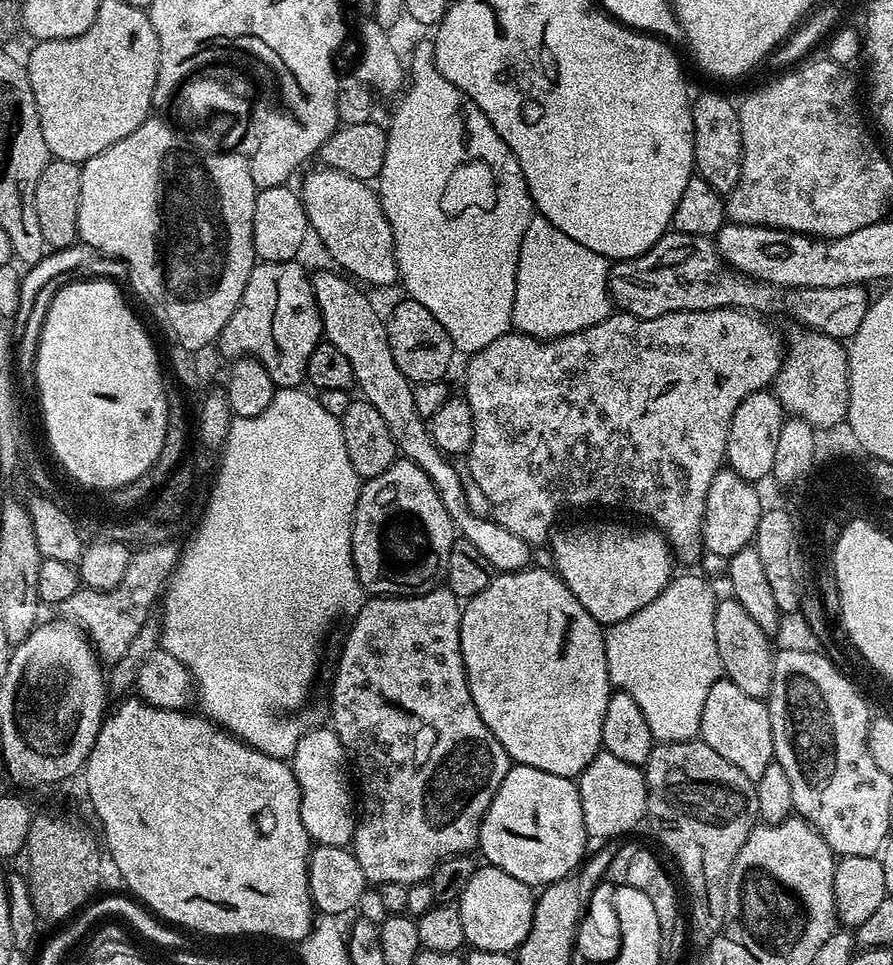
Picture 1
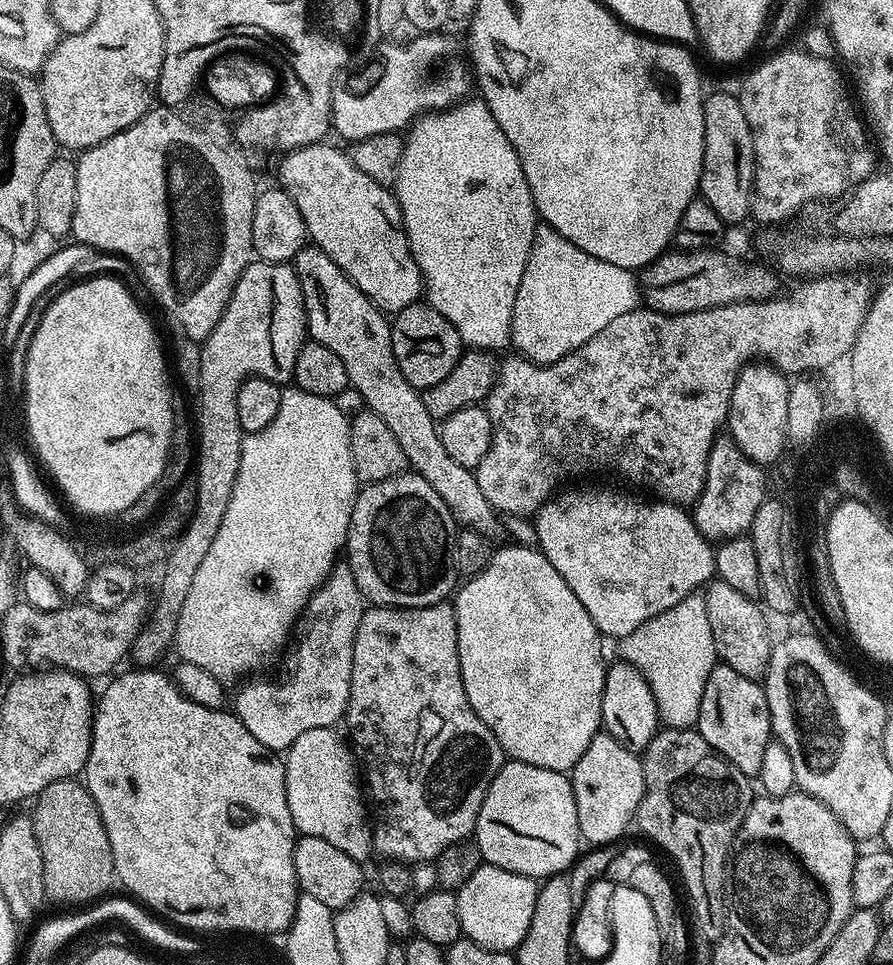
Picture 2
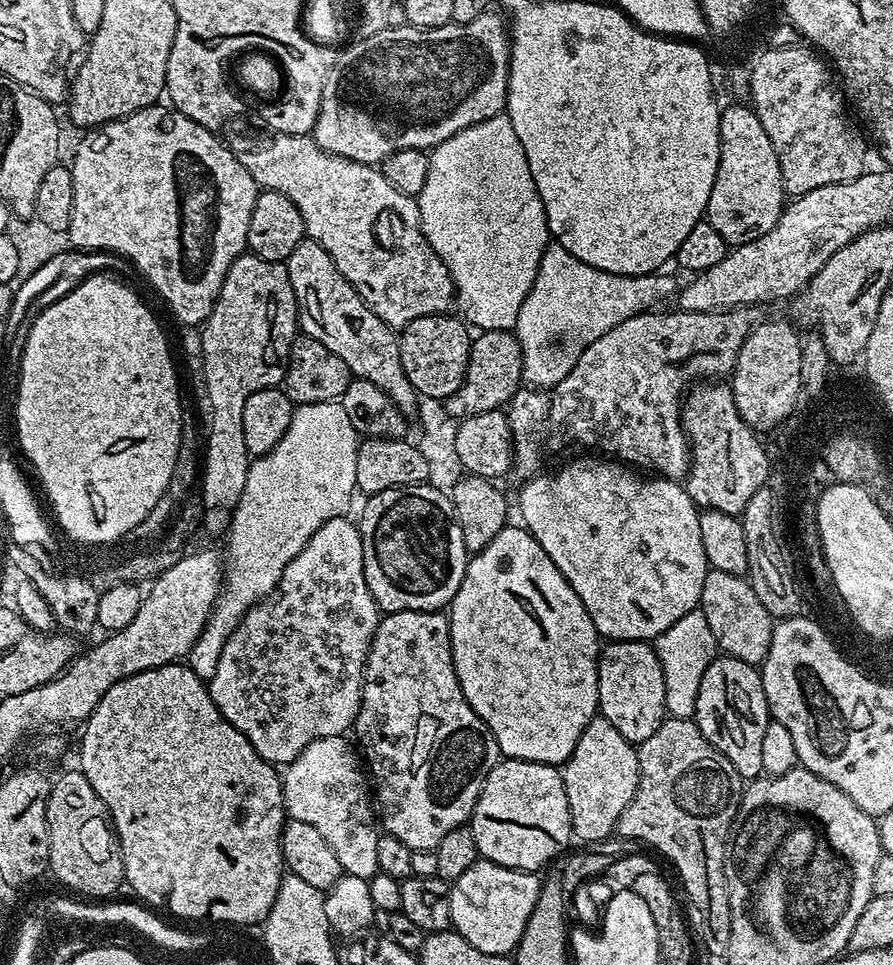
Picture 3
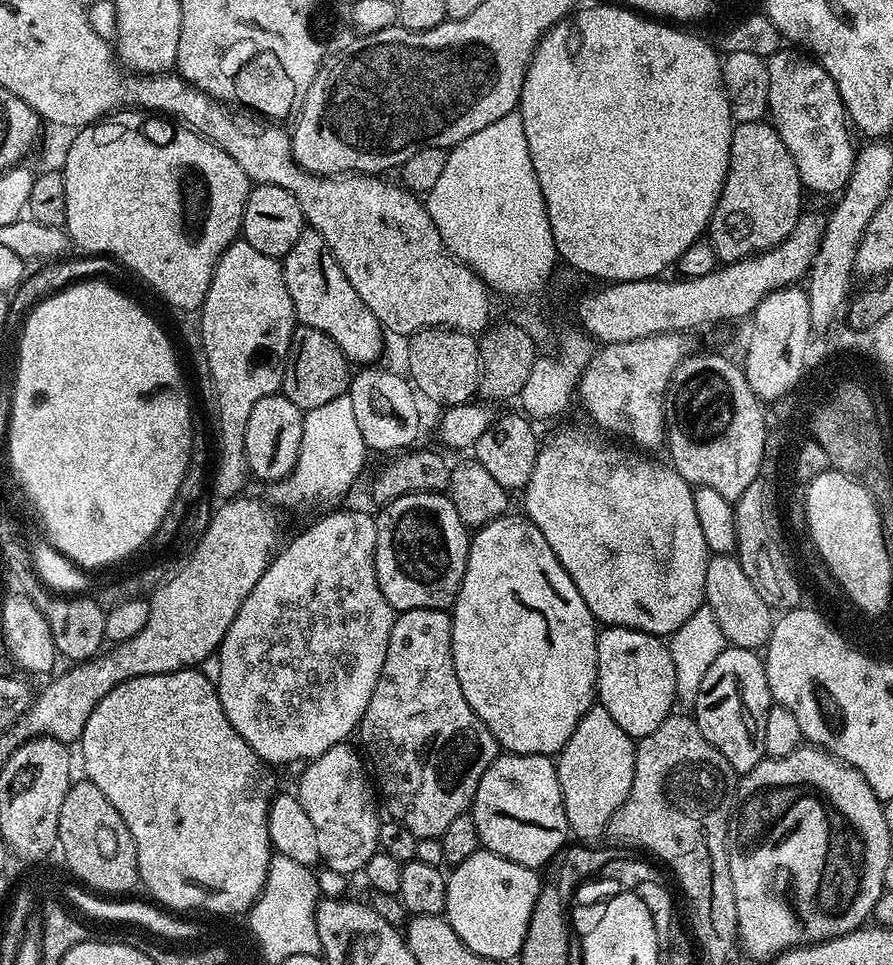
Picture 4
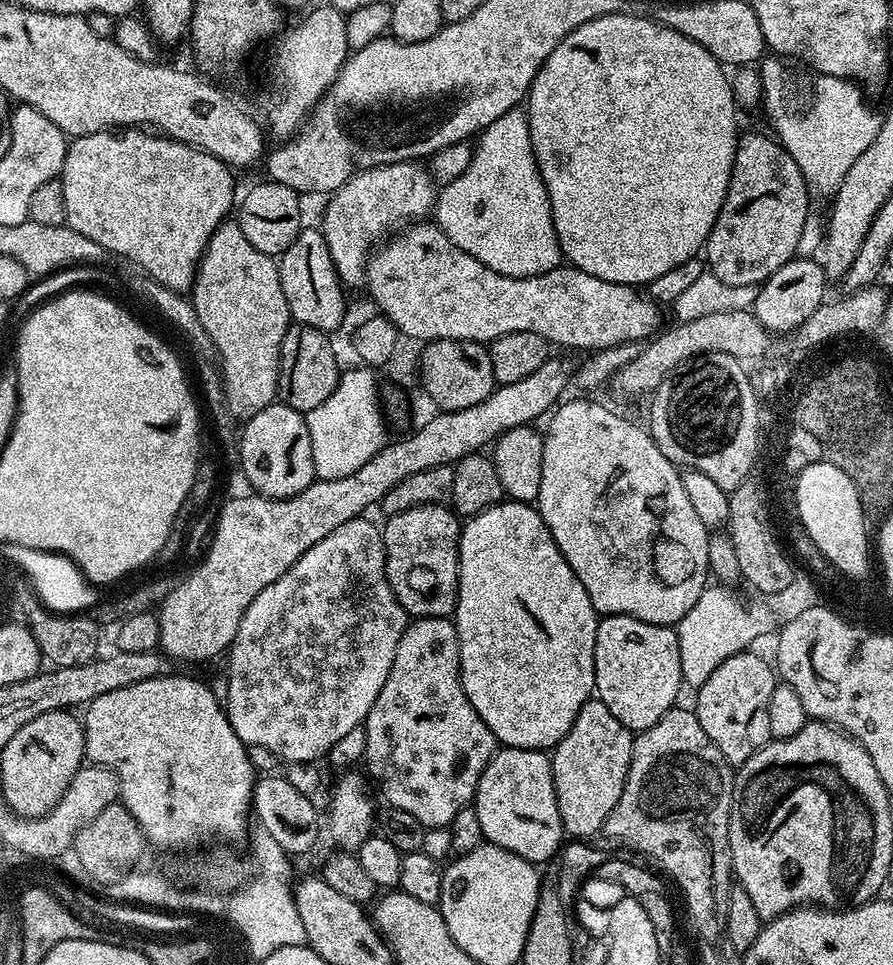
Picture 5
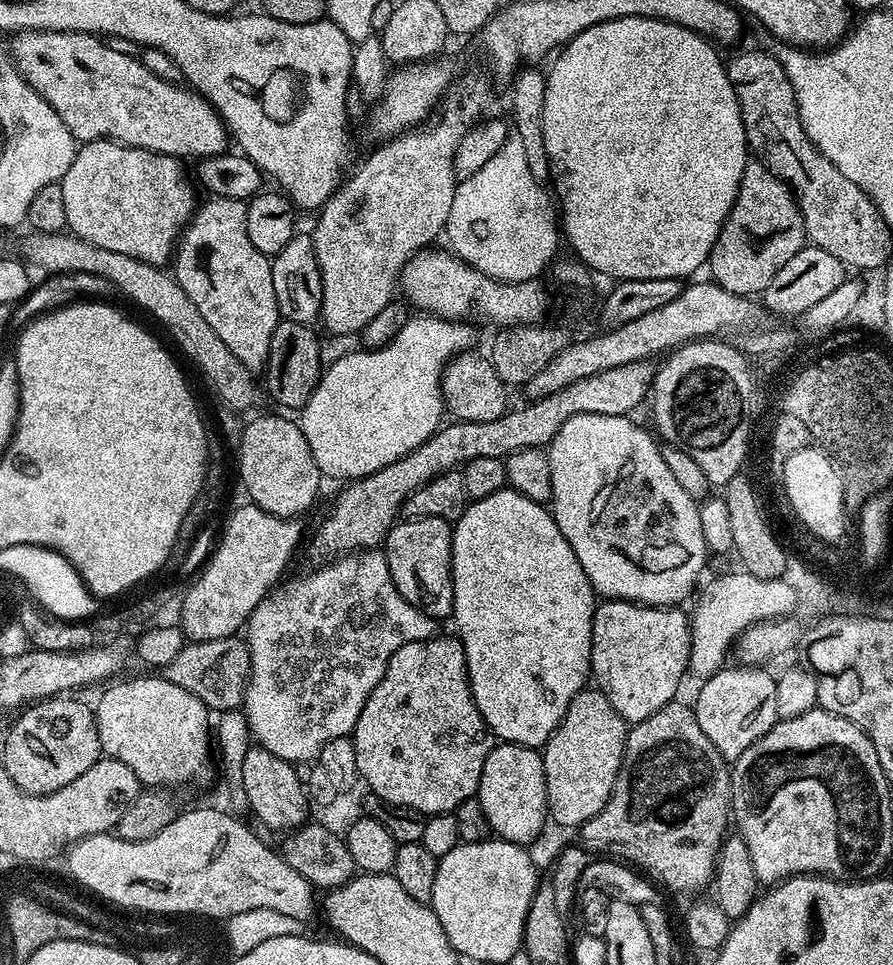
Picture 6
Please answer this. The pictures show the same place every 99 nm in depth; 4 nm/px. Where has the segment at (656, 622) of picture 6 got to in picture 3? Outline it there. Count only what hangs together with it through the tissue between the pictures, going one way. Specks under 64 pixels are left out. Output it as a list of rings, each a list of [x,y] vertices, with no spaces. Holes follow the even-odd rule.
[[[618,640],[609,643],[600,653],[598,670],[599,715],[615,726],[622,738],[639,745],[662,726],[666,719],[666,682],[662,662],[655,647],[642,640]]]

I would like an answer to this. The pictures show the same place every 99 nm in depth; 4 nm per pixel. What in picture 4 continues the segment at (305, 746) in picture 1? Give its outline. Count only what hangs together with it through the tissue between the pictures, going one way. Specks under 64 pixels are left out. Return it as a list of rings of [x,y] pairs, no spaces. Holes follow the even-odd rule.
[[[346,742],[331,747],[305,765],[306,770],[296,790],[297,800],[320,832],[318,850],[321,861],[347,876],[363,871],[366,862],[378,851],[382,823],[373,781],[363,755],[357,752]]]

